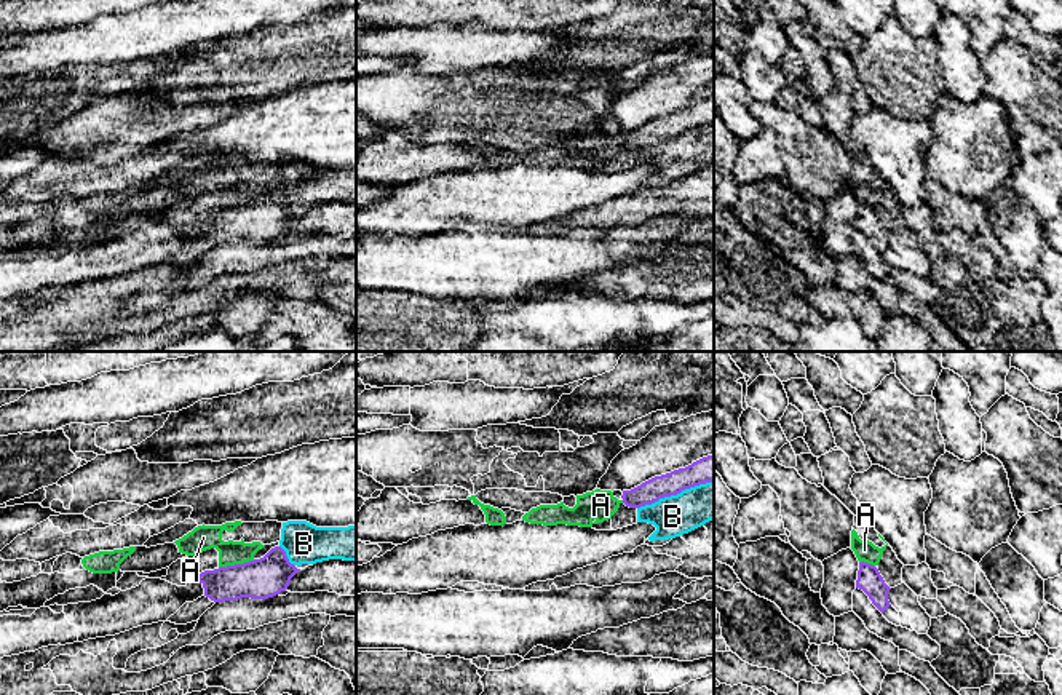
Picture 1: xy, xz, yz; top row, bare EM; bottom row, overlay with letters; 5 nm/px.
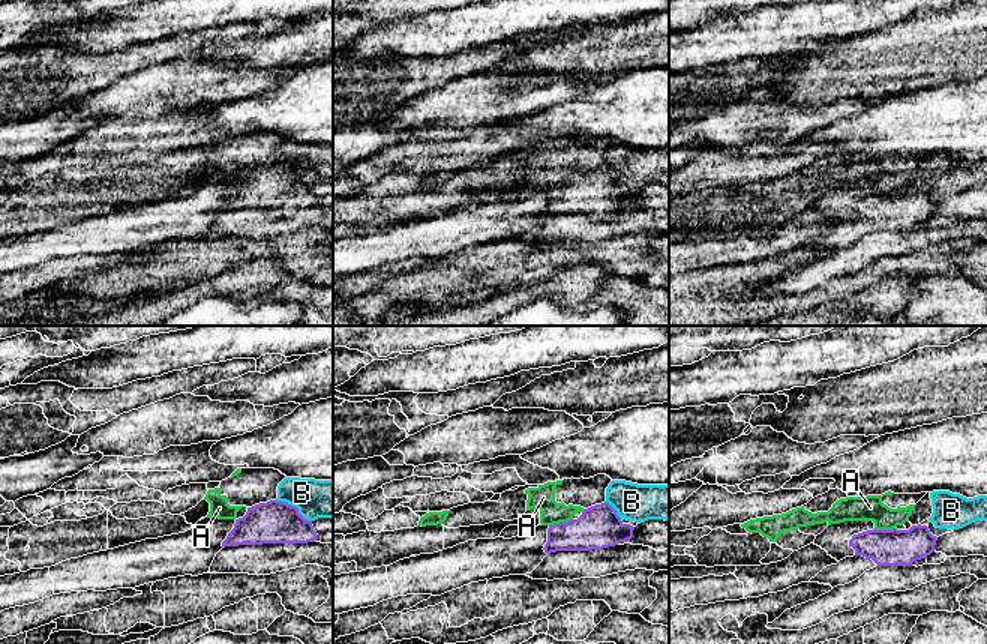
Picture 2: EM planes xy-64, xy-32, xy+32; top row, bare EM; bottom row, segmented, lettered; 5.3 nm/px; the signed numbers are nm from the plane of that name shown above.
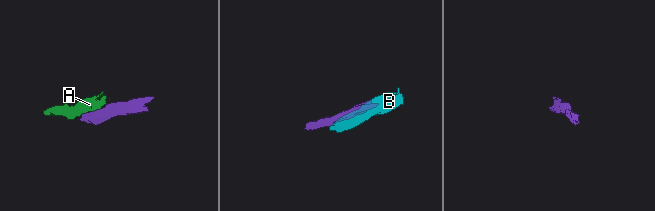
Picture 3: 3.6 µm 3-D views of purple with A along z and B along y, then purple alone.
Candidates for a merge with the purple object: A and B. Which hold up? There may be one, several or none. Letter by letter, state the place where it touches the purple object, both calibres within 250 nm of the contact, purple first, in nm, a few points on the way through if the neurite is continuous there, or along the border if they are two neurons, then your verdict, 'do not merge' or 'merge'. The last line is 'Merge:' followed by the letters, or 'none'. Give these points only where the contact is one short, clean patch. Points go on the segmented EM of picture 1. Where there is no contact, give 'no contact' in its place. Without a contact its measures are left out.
A: xy (237, 564) | 200/130 nm | along xy (254, 559), (219, 567) | do not merge
B: xz (674, 494) | 130/200 nm | do not merge
Merge: none

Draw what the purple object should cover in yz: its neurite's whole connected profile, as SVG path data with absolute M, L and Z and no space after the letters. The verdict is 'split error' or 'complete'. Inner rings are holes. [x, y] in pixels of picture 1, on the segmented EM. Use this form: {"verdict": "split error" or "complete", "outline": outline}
{"verdict": "complete", "outline": "M864 561L859 562L856 588L862 590L882 614L891 606L888 601L891 588L875 566Z"}

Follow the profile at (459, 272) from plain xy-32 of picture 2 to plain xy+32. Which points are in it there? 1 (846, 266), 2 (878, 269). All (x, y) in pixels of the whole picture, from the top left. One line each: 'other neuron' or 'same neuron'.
1: other neuron
2: same neuron

